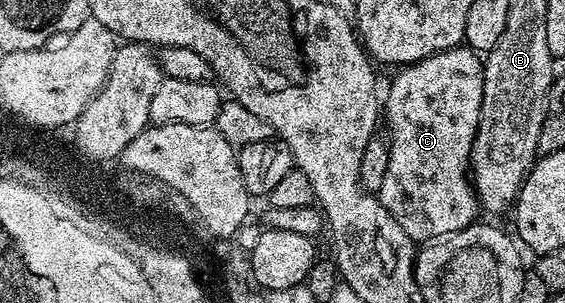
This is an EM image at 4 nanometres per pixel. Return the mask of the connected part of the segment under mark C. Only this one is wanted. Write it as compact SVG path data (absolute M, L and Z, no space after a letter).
M463 44L419 62L403 66L384 90L384 126L388 135L388 172L384 184L376 192L382 207L404 228L415 243L426 244L431 240L447 238L473 226L480 214L478 196L474 193L471 178L470 153L476 140L482 107L482 68L484 62L475 51Z

